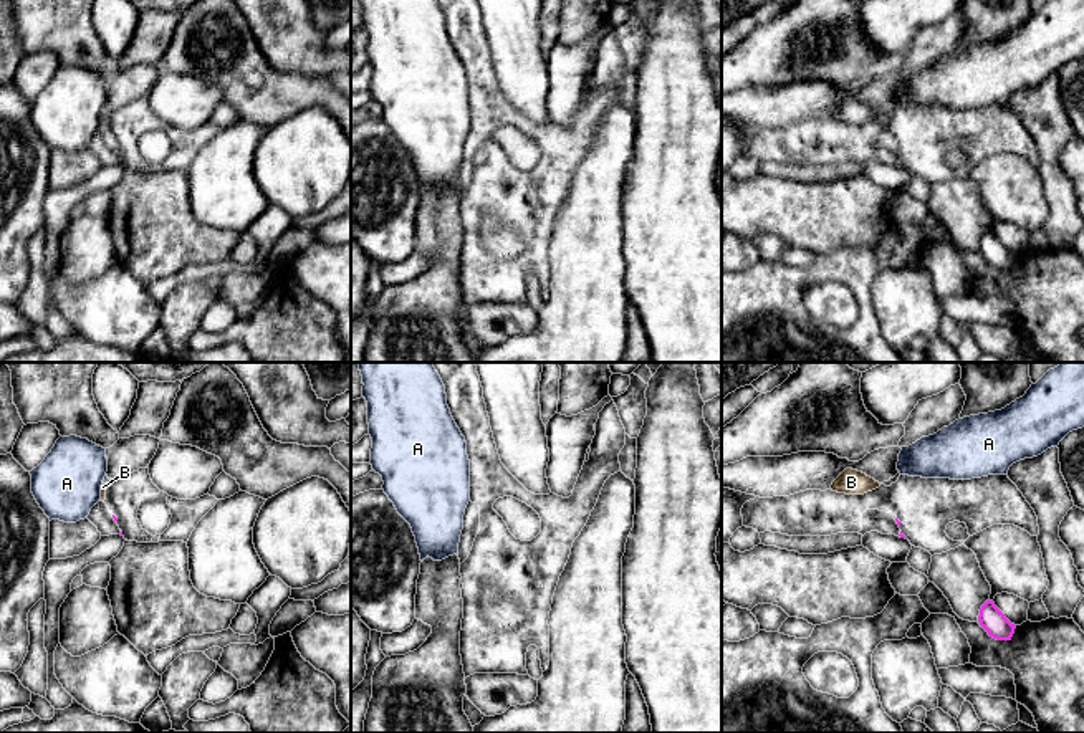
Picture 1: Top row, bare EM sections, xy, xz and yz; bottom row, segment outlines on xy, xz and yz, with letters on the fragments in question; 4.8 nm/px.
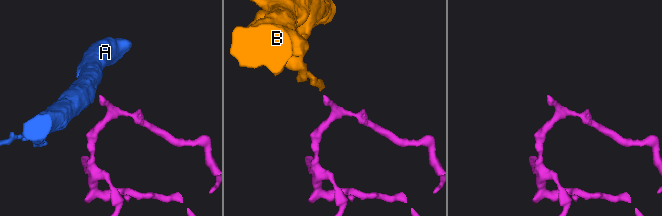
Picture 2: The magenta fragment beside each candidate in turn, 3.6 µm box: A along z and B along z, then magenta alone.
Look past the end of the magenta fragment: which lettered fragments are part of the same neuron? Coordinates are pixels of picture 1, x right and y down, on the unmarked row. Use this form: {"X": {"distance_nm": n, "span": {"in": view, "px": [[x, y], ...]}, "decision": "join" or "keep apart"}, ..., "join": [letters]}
{"A": {"distance_nm": 220, "span": {"in": "yz", "px": [[896, 148], [901, 103]]}, "decision": "keep apart"}, "B": {"distance_nm": 180, "span": {"in": "yz", "px": [[896, 148], [877, 116]]}, "decision": "join"}, "join": ["B"]}

